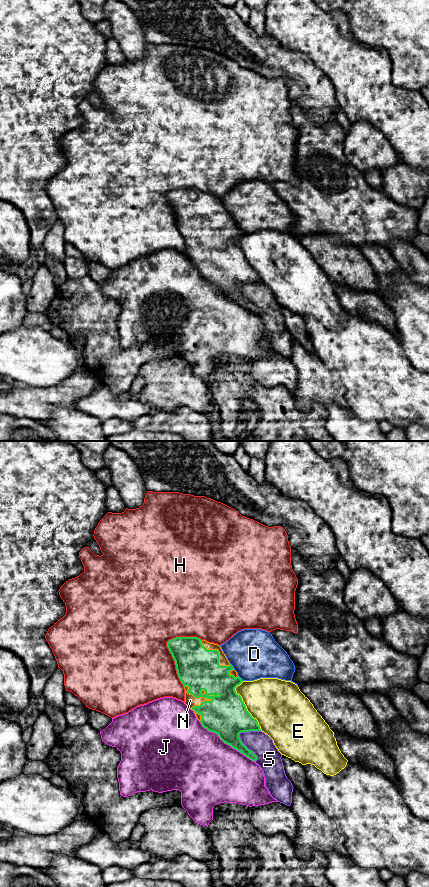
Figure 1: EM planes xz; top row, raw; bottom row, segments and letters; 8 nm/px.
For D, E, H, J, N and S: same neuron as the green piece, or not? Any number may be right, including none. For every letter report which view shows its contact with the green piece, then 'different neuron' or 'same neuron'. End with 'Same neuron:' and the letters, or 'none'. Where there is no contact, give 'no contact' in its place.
D: xz | different neuron
E: xz | different neuron
H: xz | different neuron
J: xz | different neuron
N: xz | same neuron
S: xz | different neuron
Same neuron: N

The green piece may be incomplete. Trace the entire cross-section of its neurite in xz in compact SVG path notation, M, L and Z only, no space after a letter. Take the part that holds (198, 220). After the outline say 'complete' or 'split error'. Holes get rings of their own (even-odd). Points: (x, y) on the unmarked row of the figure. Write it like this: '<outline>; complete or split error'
M176 189L167 194L167 199L185 241L184 255L194 263L204 280L216 285L224 295L256 313L257 308L242 295L239 286L261 281L257 272L247 263L241 248L235 243L243 232L237 227L221 199L197 189Z; split error

